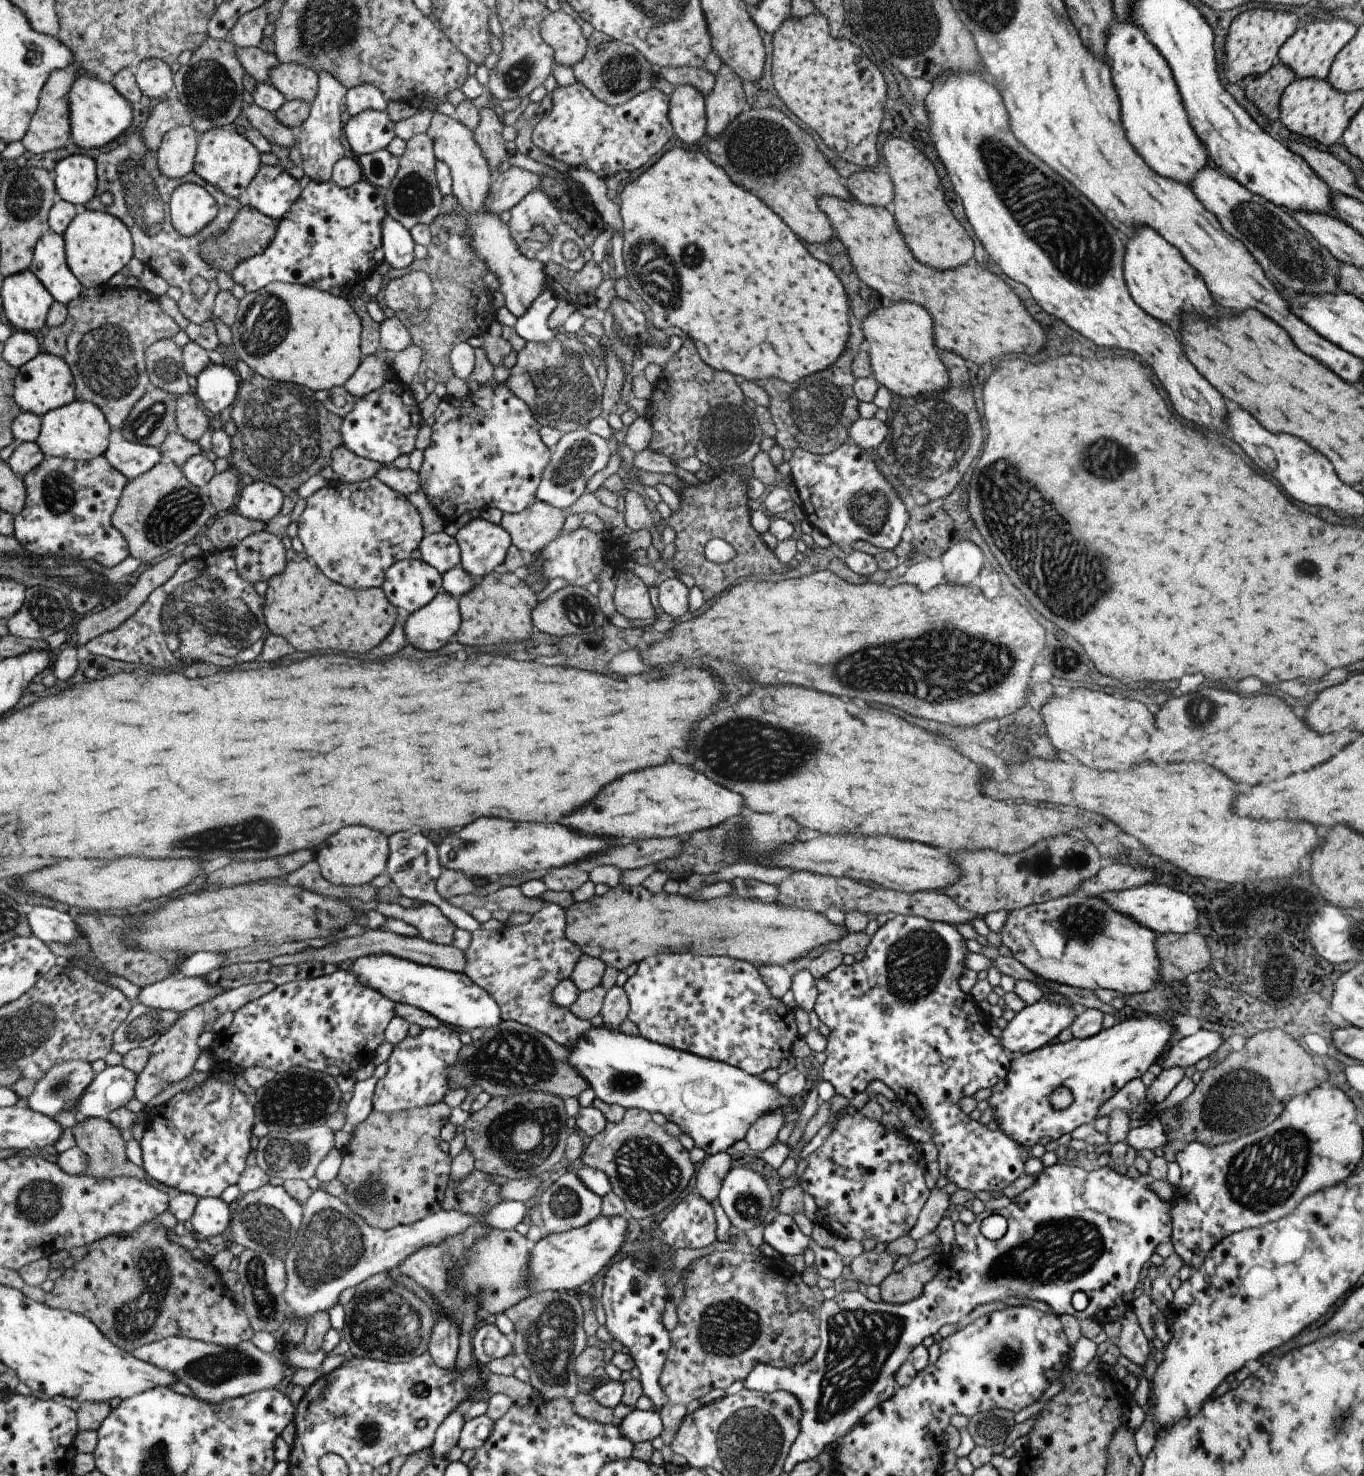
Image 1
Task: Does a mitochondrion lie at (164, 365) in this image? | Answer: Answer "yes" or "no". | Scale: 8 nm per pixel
yes

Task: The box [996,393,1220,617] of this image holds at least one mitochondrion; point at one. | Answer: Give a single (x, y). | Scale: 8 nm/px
(1105, 460)

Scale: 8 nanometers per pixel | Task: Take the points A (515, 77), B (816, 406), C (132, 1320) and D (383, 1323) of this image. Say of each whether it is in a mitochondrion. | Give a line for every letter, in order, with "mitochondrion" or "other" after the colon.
A: mitochondrion
B: mitochondrion
C: mitochondrion
D: mitochondrion

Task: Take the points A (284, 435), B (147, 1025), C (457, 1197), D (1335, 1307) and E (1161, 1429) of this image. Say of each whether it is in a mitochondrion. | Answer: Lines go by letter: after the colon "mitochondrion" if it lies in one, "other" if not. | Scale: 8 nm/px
A: mitochondrion
B: mitochondrion
C: other
D: other
E: other

